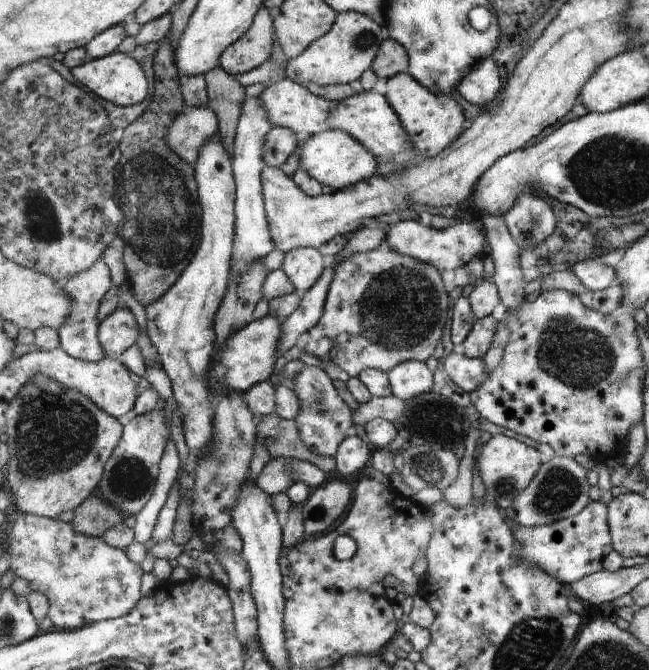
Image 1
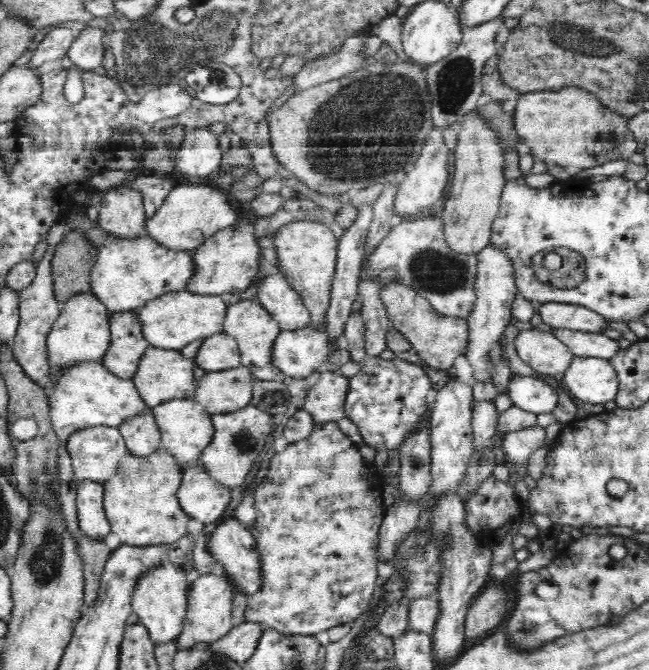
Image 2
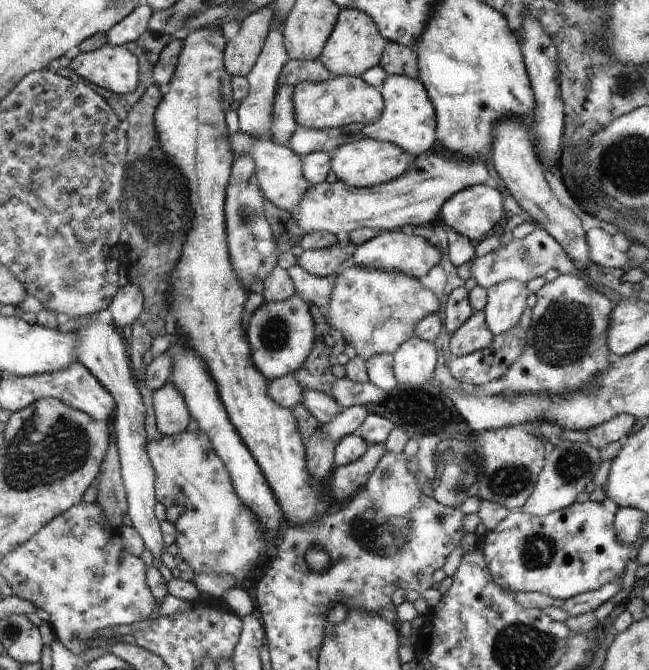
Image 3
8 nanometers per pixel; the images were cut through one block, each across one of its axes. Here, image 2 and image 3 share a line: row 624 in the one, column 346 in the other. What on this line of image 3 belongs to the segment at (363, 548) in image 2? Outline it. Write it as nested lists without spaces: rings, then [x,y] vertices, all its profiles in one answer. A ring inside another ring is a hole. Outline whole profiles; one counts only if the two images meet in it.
[[[351,257],[334,272],[334,289],[330,294],[328,312],[328,326],[340,332],[339,337],[345,340],[351,356],[355,354],[368,360],[378,354],[396,353],[415,335],[417,325],[438,312],[438,300],[413,275],[358,266]]]

